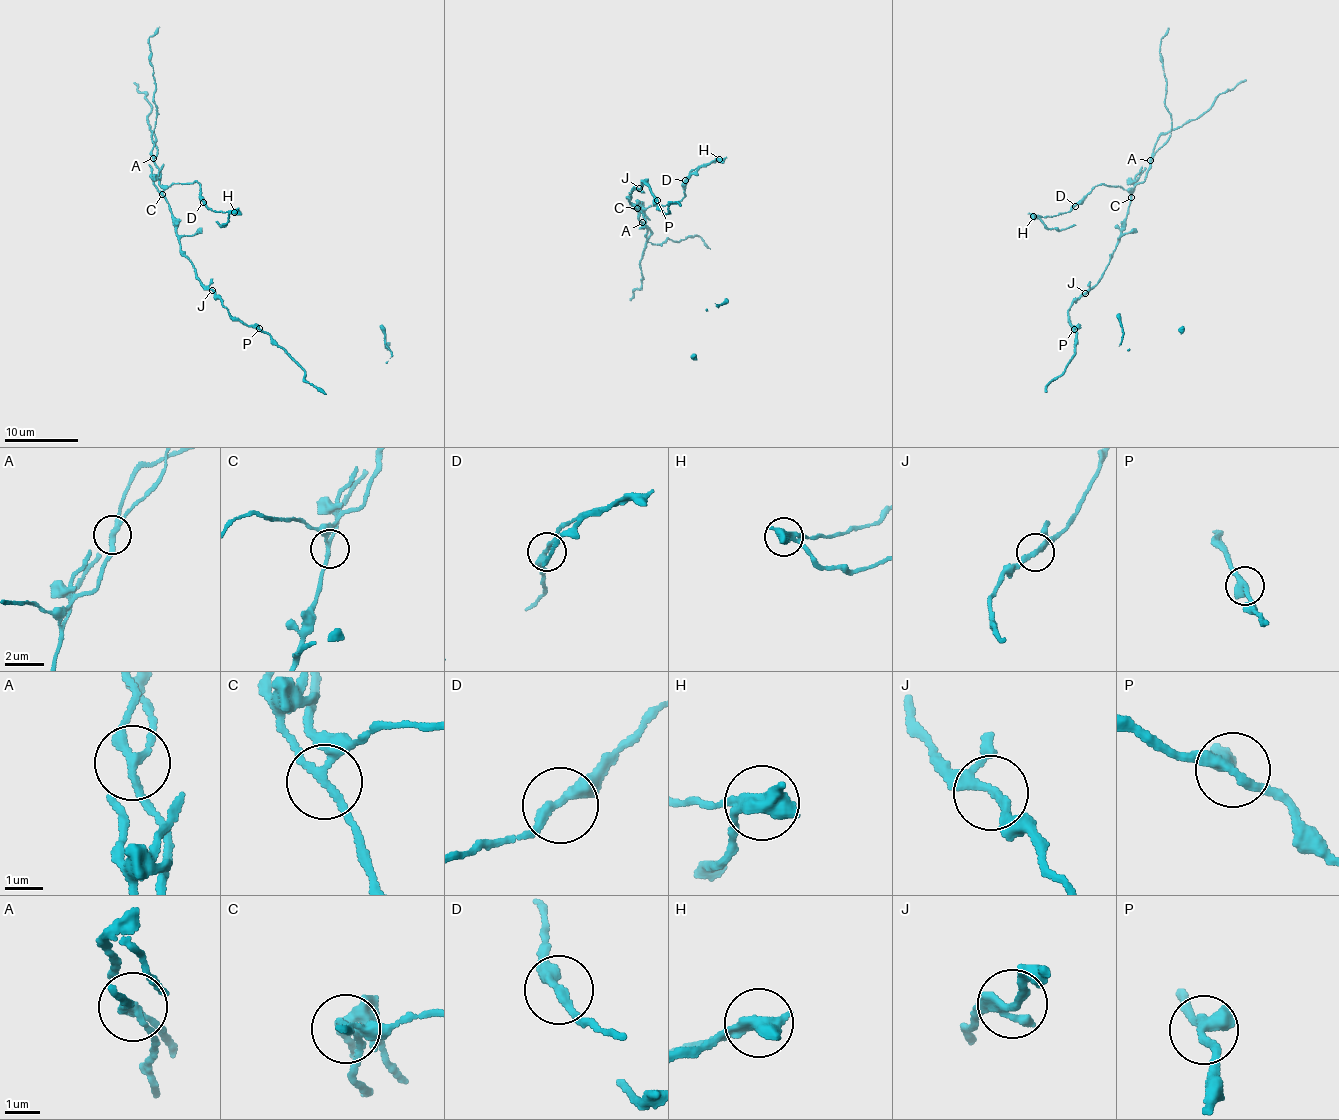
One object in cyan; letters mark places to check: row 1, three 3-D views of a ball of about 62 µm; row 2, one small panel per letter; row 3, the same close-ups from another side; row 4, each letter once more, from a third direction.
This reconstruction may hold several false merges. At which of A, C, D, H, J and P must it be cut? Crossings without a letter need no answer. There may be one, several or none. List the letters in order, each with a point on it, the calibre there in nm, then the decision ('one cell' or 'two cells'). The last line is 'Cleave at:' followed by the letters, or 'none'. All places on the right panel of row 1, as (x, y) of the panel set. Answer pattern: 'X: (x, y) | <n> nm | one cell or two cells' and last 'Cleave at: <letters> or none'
A: (1150, 160) | 200 nm | two cells
C: (1131, 197) | 170 nm | two cells
D: (1075, 206) | 300 nm | one cell
H: (1033, 216) | 400 nm | two cells
J: (1085, 293) | 190 nm | one cell
P: (1074, 329) | 400 nm | one cell
Cleave at: A, C, H

